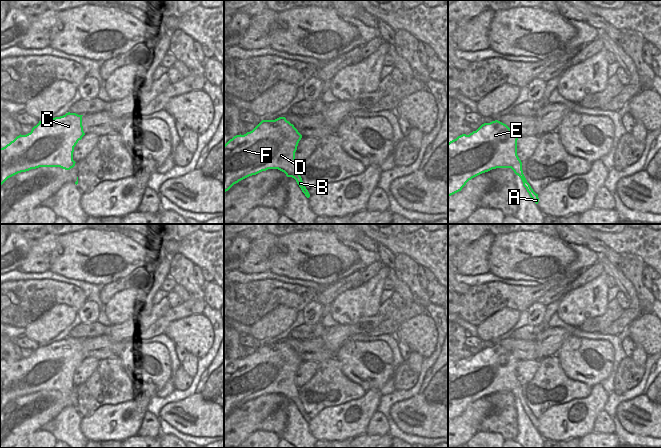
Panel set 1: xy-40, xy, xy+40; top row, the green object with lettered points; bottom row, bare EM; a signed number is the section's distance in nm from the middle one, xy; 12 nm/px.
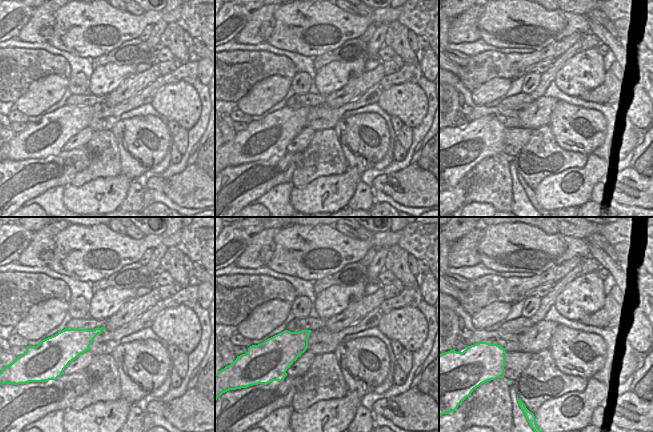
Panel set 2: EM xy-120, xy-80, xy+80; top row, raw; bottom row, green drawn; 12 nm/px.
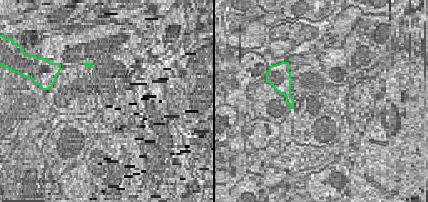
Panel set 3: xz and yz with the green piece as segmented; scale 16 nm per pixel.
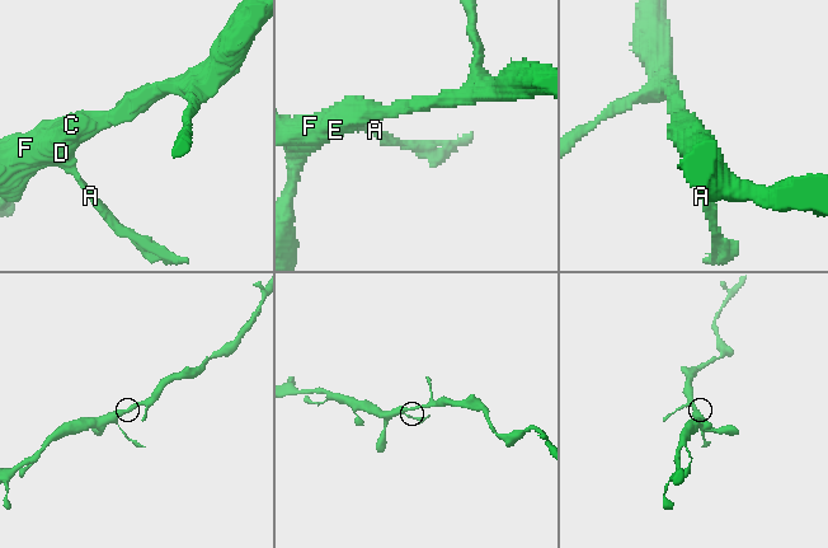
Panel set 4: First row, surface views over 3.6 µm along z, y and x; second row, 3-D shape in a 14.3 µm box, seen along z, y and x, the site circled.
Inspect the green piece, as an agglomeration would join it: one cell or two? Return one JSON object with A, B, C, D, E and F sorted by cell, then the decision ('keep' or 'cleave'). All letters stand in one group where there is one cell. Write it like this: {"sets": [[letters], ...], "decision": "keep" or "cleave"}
{"sets": [["A", "B"], ["C", "D", "E", "F"]], "decision": "cleave"}

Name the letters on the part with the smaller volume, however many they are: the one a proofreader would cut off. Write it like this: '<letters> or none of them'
A, B

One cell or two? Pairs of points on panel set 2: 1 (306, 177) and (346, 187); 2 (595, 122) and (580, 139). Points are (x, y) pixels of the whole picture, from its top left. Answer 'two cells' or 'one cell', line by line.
1: two cells
2: one cell

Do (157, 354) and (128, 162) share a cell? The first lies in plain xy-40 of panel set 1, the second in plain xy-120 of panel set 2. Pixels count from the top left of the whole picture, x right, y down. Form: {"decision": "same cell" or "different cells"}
{"decision": "same cell"}

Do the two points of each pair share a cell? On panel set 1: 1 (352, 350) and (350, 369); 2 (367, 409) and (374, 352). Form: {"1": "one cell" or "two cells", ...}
{"1": "one cell", "2": "two cells"}

